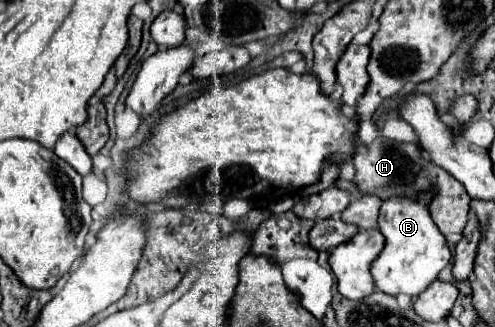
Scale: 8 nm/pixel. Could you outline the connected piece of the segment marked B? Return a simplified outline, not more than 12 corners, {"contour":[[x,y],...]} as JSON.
{"contour":[[425,196],[389,198],[375,286],[419,296],[451,260]]}

